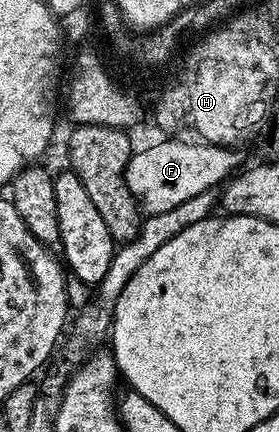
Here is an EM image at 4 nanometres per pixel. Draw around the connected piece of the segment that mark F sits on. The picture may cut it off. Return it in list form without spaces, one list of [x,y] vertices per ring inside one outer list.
[[[162,138],[159,144],[154,144],[143,152],[135,151],[131,155],[126,167],[126,185],[134,199],[140,202],[143,213],[164,214],[164,210],[172,210],[172,206],[180,206],[180,202],[188,202],[188,198],[196,198],[196,194],[204,194],[204,190],[218,188],[243,167],[242,156],[238,153],[241,151],[237,147],[205,142],[193,143],[185,144],[182,138]]]

